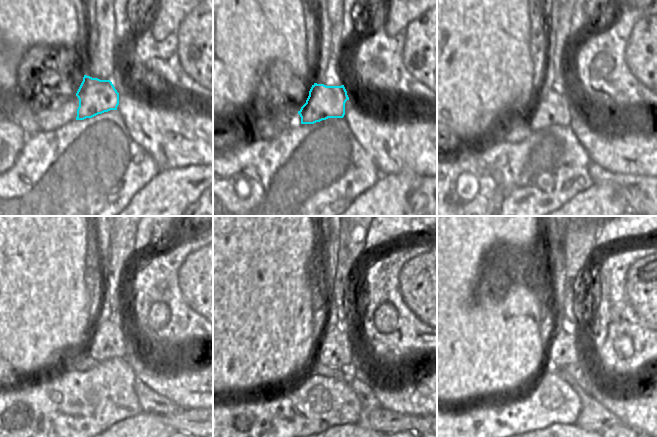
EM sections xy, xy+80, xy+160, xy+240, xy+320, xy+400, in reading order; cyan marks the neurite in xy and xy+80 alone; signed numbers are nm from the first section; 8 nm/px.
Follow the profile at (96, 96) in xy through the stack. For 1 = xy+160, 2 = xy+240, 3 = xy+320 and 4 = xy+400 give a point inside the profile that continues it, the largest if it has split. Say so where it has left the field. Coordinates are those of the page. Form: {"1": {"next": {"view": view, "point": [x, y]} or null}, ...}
{"1": {"next": {"view": "xy+160", "point": [551, 109]}}, "2": {"next": {"view": "xy+240", "point": [108, 340]}}, "3": {"next": {"view": "xy+320", "point": [336, 350]}}, "4": {"next": {"view": "xy+400", "point": [564, 349]}}}

